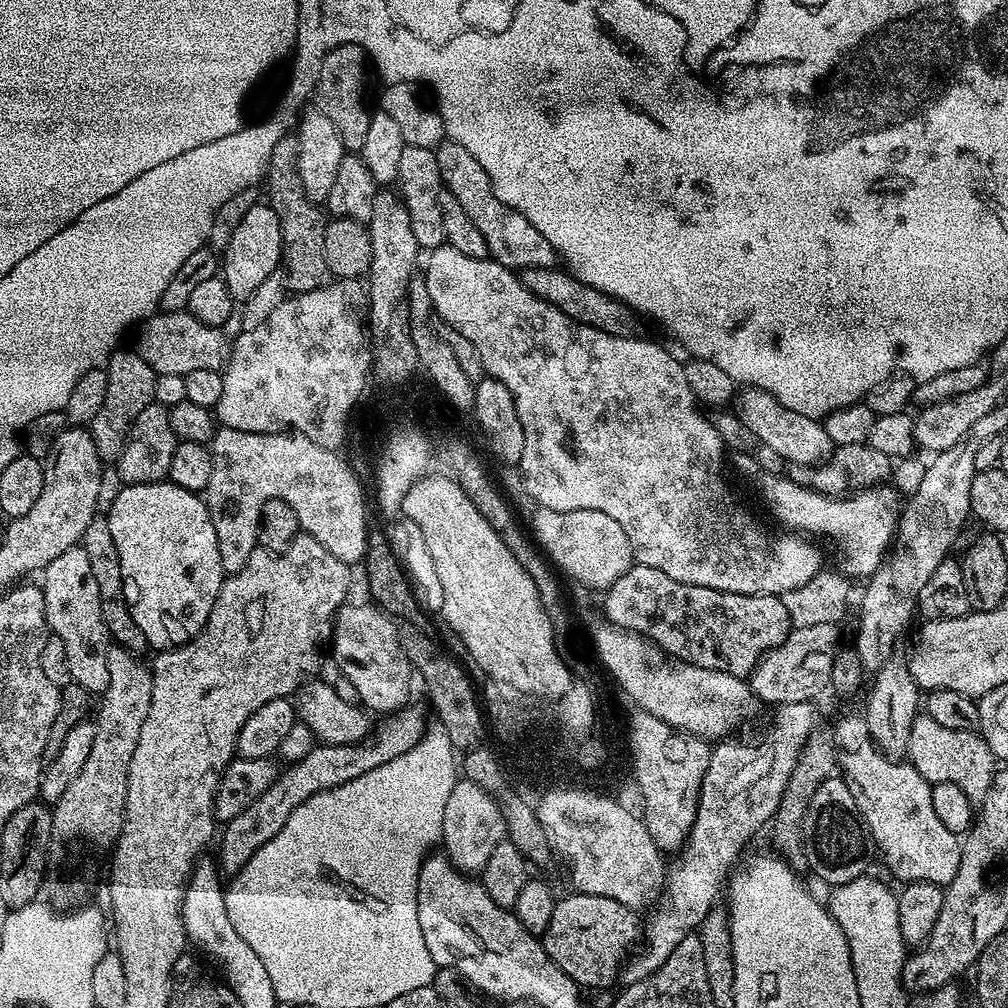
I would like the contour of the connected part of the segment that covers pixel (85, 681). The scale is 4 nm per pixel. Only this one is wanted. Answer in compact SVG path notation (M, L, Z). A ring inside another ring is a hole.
M77 546L66 550L66 554L58 554L58 558L54 558L47 568L43 569L43 576L44 617L49 633L62 638L63 645L66 646L72 683L82 686L90 694L104 693L110 682L110 637L106 622L102 622L98 581L94 579L94 570L90 570L86 550L83 546Z

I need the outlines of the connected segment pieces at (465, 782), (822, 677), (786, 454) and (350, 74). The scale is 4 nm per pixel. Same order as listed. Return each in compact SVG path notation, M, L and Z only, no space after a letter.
M467 778L457 779L450 799L446 801L446 814L442 818L442 848L449 860L461 874L480 874L494 854L494 846L505 839L504 813L497 797L479 788Z
M832 623L793 627L783 643L769 651L750 674L748 681L753 695L763 703L772 703L772 706L813 701L824 688L829 687L831 673L826 670L810 672L810 656L835 653L839 645L838 630L839 627Z
M751 386L745 387L739 393L738 404L739 400L739 423L750 429L763 447L765 444L774 455L781 456L784 462L815 466L832 455L832 439L826 434L823 423L815 415L790 410L790 406L782 406L782 402L778 402L778 398L774 398L766 390Z
M357 44L339 45L324 55L318 67L318 78L314 93L314 104L322 114L330 118L338 130L338 136L349 153L359 154L370 131L372 112L364 105L364 63L370 57Z

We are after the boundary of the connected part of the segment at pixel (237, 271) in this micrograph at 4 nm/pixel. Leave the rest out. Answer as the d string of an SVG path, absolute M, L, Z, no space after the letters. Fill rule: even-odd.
M267 202L254 204L250 210L247 210L246 214L243 214L242 222L235 227L233 234L230 235L228 248L222 253L222 279L226 282L233 301L248 300L250 294L254 294L254 290L258 290L258 286L262 286L262 281L270 278L270 274L281 267L283 251L282 230L280 229L278 214L274 214L271 204Z

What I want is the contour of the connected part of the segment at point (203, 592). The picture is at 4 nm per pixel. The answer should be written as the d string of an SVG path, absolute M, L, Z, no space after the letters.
M171 482L129 484L119 490L106 519L114 546L118 546L118 562L122 562L124 600L149 649L180 648L206 627L210 610L214 610L214 602L226 579L222 558L218 555L218 534L214 534L207 503L197 493L182 490L182 486Z

